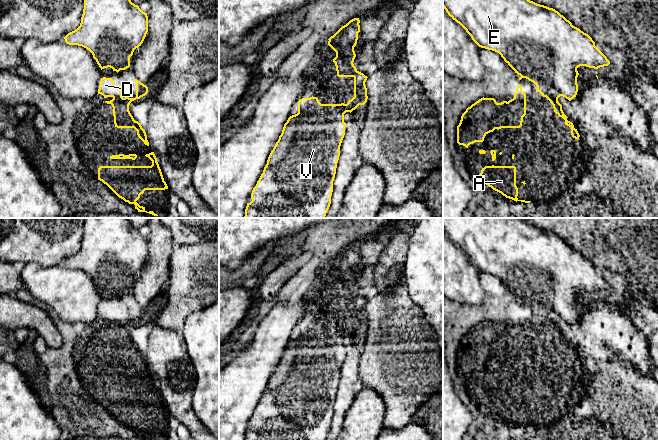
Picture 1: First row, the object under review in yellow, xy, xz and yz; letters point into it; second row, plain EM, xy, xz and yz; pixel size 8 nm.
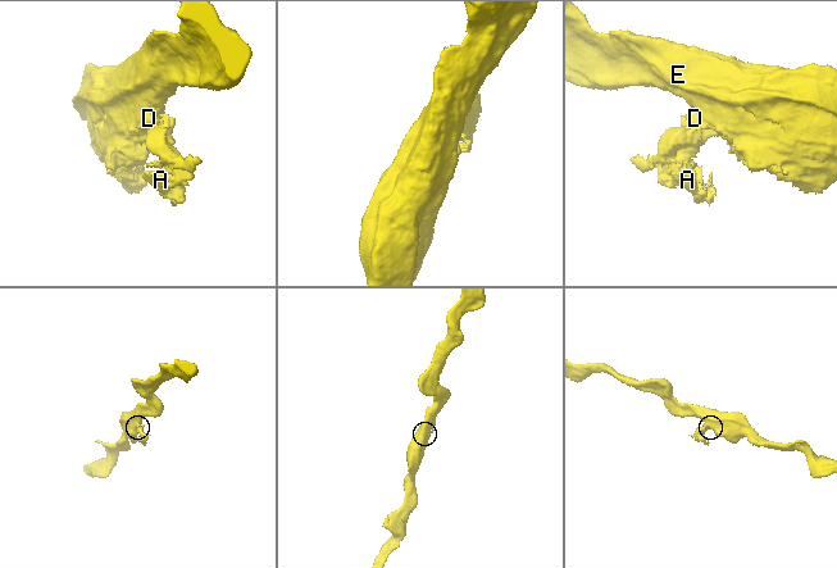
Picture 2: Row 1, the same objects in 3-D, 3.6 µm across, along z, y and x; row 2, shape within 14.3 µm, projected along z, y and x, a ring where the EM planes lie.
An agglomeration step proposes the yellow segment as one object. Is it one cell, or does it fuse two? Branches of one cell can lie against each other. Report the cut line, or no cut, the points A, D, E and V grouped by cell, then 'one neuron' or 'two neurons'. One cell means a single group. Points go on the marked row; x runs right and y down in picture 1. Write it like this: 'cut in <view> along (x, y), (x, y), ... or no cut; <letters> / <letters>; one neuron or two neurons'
cut in xz along (344, 48), (340, 55), (340, 66), (350, 66), (354, 76); A / D E V; two neurons

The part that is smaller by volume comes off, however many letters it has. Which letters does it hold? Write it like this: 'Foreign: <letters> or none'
Foreign: A

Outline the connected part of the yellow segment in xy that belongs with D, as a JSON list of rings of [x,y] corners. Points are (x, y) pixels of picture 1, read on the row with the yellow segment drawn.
[[[101,78],[98,94],[104,96],[104,98],[112,97],[113,99],[110,100],[111,102],[116,103],[116,111],[115,113],[128,113],[130,115],[130,121],[134,122],[134,118],[129,111],[129,105],[132,101],[136,99],[140,99],[141,97],[145,96],[148,93],[148,87],[135,79],[136,82],[136,97],[129,98],[129,97],[122,97],[121,88],[118,88],[114,85],[114,81],[112,78]]]

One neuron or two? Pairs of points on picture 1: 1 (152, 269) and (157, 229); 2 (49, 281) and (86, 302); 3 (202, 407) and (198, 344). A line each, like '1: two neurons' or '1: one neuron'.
1: one neuron
2: one neuron
3: one neuron

